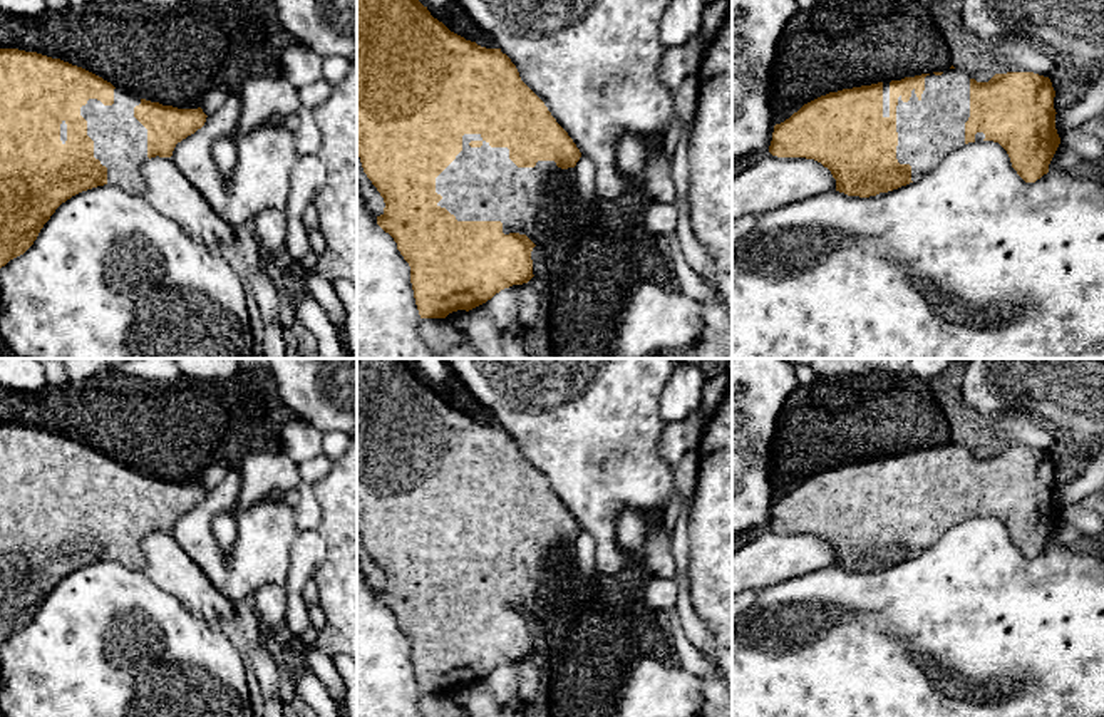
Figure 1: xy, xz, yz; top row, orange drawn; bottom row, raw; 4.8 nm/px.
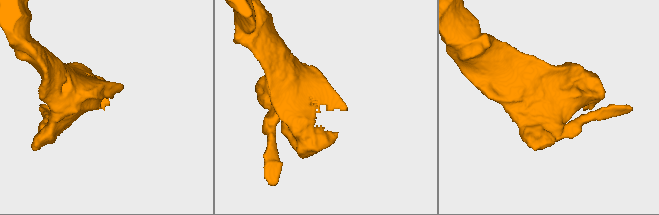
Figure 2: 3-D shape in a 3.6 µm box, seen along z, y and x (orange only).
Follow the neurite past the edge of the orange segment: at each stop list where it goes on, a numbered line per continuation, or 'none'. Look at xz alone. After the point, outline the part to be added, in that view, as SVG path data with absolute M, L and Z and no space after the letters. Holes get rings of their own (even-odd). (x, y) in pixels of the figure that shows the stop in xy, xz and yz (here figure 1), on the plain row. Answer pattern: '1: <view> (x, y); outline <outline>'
1: xz (481, 560); outline M464 509L462 526L436 553L436 568L442 571L437 581L446 583L457 596L501 596L503 608L526 610L538 623L549 611L549 605L558 601L556 585L565 580L575 566L575 543L561 544L555 536L538 536L534 543L518 543L509 534L508 523L491 523L481 509Z

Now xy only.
1: xy (119, 515); outline M114 464L114 479L104 481L89 474L80 482L87 496L87 511L94 516L94 533L107 543L107 560L132 570L142 570L146 558L141 551L147 533L147 504L134 493L137 471Z

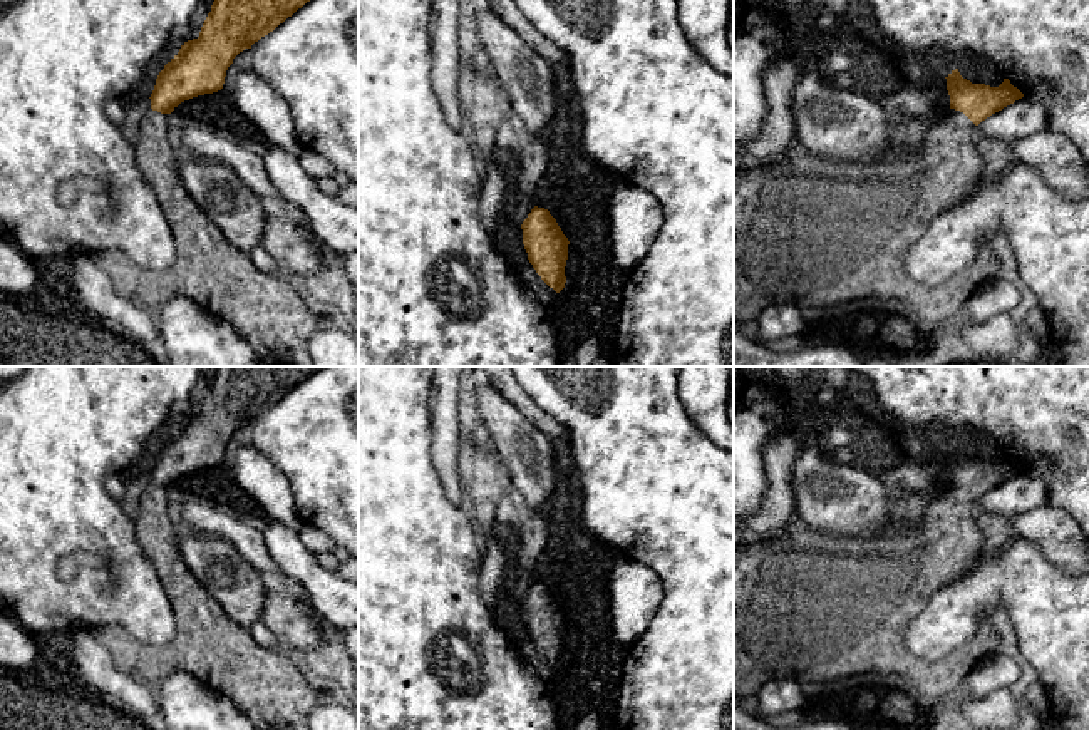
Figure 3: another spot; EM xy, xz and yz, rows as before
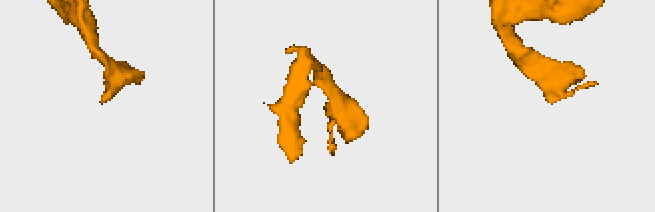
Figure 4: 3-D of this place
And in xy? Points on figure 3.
1: xy (265, 685); outline M151 484L132 517L136 541L152 563L171 601L176 635L171 641L154 646L129 638L117 625L94 628L92 633L107 650L114 668L134 675L152 688L171 673L189 673L228 697L256 730L308 730L308 715L318 705L317 691L283 650L261 648L250 630L236 625L194 578L178 548L166 489Z

